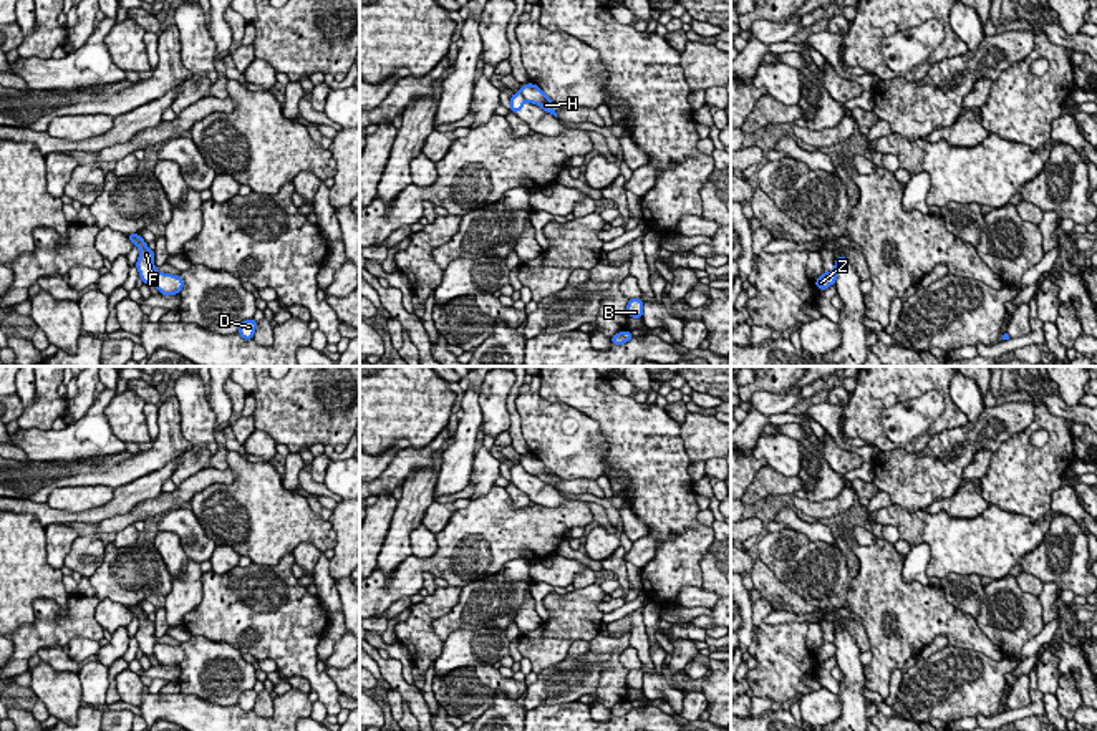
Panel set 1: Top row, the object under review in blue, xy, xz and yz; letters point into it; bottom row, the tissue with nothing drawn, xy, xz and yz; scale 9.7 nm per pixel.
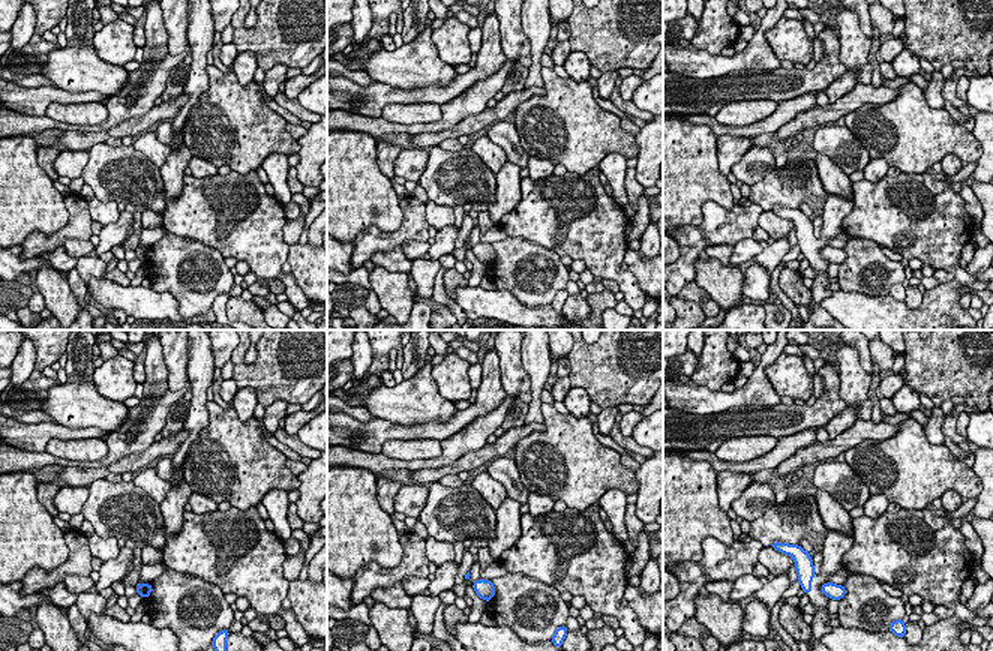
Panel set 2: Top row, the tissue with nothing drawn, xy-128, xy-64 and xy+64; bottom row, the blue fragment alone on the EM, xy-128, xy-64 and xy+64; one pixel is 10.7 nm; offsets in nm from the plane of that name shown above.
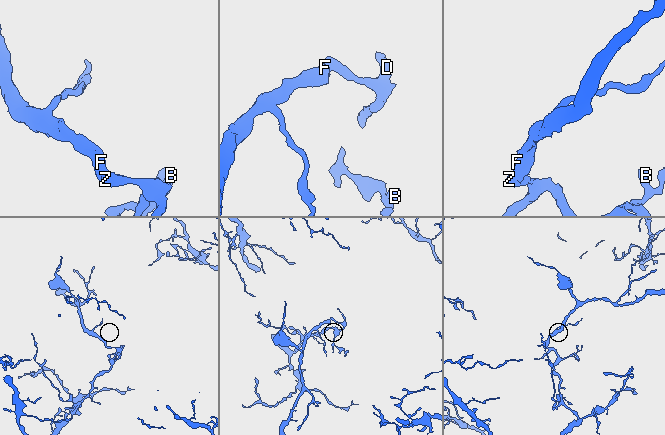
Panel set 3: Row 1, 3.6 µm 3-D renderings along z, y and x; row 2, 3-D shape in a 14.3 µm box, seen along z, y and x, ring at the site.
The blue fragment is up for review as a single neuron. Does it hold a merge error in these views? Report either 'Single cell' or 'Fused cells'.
Fused cells

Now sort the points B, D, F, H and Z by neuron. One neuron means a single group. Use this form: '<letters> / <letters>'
B D H Z / F

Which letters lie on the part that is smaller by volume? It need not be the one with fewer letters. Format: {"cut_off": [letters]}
{"cut_off": ["F"]}

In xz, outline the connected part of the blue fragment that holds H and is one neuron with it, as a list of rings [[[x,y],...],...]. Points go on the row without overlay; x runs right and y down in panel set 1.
[[[534,454],[520,456],[520,466],[532,476],[540,477],[544,482],[557,489],[555,481],[552,479],[552,471]]]

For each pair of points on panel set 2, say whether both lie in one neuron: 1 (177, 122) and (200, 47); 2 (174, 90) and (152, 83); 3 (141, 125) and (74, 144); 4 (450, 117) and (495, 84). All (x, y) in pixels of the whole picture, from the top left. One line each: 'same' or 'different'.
1: same
2: different
3: same
4: same

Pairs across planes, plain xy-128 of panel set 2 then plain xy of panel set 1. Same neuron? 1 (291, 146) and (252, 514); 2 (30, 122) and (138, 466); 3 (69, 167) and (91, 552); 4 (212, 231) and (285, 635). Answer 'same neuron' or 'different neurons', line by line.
1: same neuron
2: different neurons
3: same neuron
4: same neuron

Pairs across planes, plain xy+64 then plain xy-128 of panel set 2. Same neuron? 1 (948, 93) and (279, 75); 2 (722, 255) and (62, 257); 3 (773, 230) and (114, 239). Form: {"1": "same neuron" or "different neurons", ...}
{"1": "different neurons", "2": "same neuron", "3": "different neurons"}

